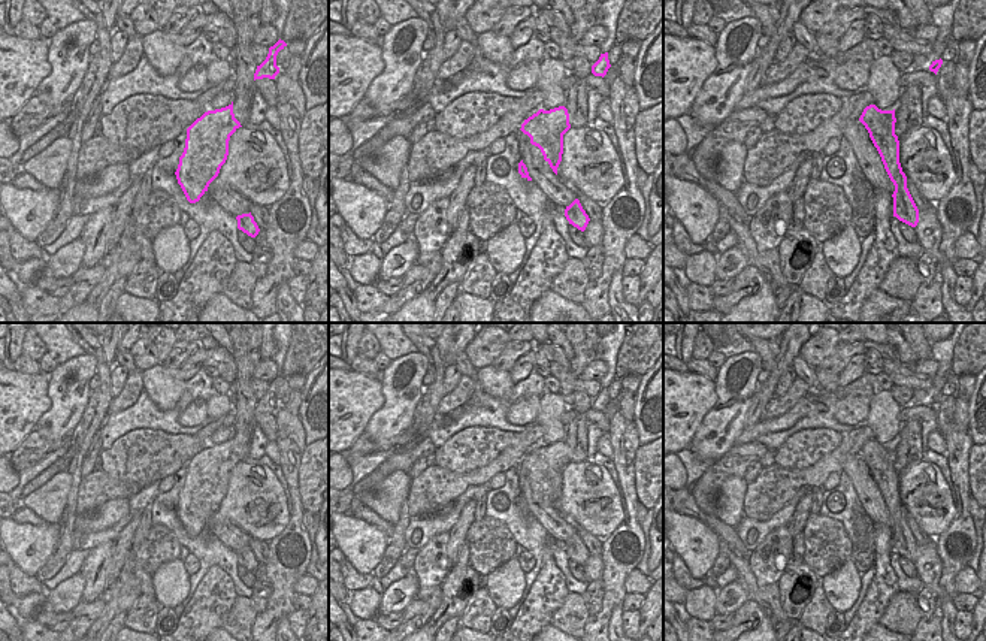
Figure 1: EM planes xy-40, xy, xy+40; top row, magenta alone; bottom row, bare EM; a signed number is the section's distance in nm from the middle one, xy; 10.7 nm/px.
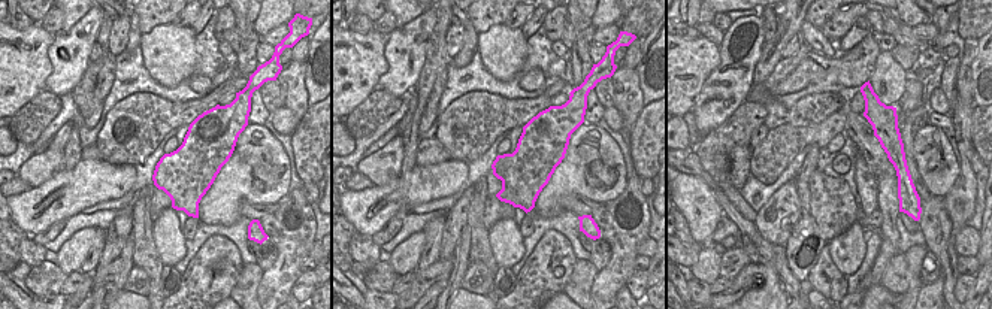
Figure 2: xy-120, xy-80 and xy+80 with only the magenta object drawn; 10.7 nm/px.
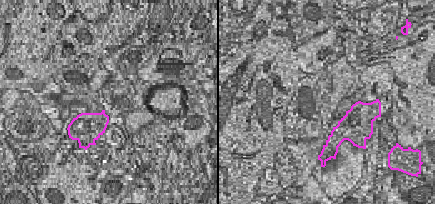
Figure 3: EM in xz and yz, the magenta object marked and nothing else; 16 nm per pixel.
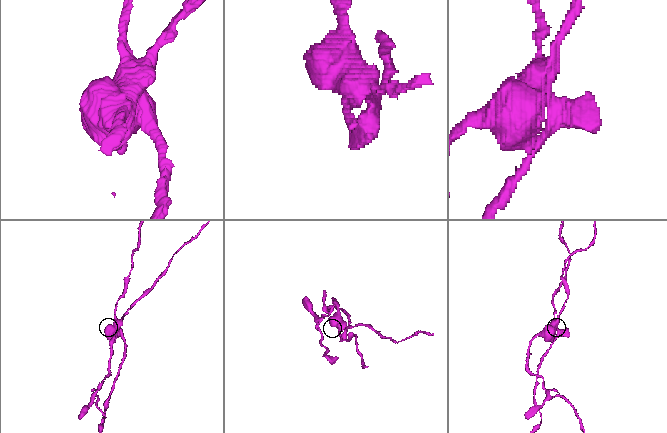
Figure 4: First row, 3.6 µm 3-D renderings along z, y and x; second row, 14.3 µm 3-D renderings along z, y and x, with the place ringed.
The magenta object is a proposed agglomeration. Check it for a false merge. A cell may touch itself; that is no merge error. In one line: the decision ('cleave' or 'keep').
cleave

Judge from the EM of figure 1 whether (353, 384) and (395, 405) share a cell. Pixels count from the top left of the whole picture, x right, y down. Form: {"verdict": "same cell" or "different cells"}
{"verdict": "different cells"}

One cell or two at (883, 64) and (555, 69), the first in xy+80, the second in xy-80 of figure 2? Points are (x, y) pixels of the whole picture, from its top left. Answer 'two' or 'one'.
one

